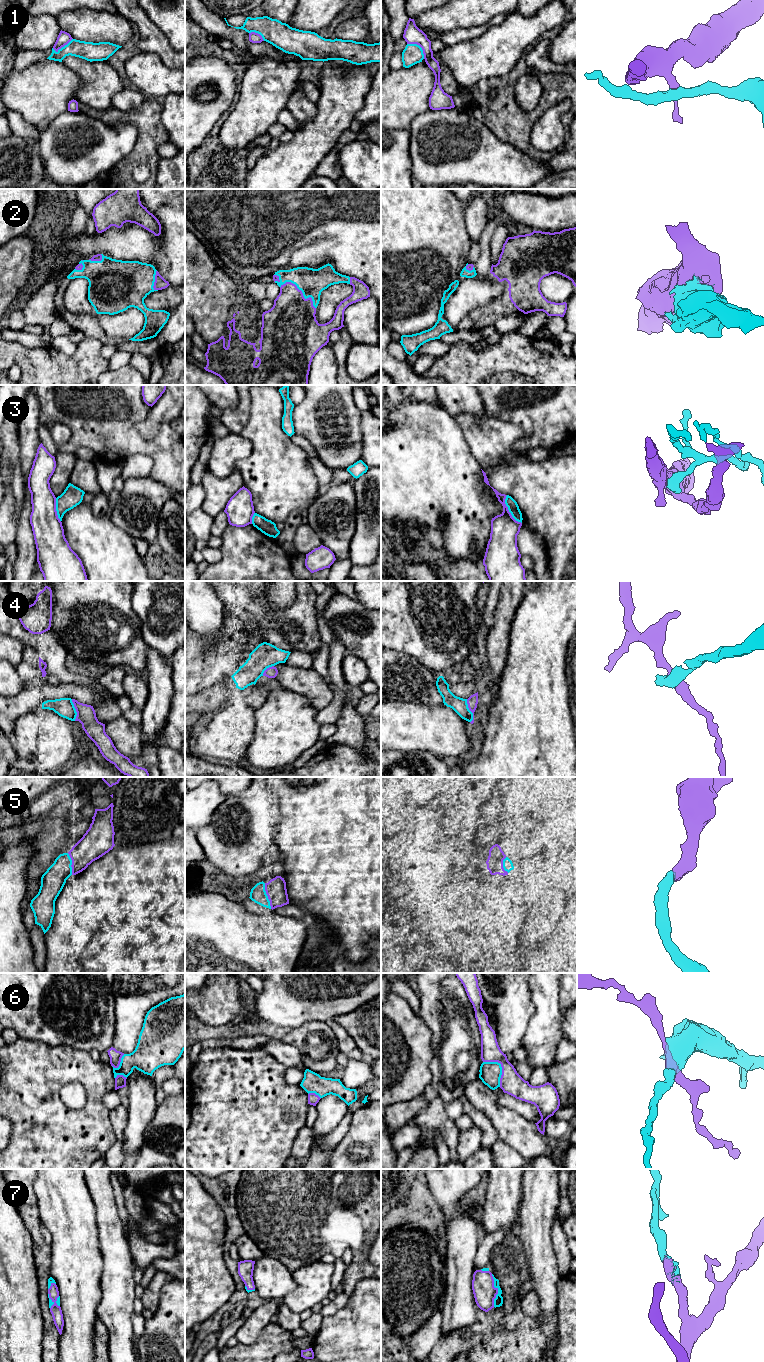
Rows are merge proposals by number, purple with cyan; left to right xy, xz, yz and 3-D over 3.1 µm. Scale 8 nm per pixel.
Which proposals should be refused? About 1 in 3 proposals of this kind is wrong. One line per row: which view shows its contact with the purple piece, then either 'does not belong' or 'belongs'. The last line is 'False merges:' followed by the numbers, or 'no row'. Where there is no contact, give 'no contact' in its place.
1: meets purple in yz; does not belong
2: meets purple in xz; belongs
3: meets purple in yz; does not belong
4: meets purple in yz; does not belong
5: meets purple in xz; belongs
6: meets purple in yz; does not belong
7: meets purple in yz; belongs
False merges: 1, 3, 4, 6

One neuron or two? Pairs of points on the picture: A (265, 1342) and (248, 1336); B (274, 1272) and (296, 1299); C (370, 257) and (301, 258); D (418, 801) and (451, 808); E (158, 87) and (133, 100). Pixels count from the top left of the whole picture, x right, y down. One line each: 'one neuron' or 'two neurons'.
A: two neurons
B: two neurons
C: one neuron
D: two neurons
E: two neurons

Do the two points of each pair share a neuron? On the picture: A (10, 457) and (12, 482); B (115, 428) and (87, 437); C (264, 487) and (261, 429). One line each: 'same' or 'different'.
A: same
B: same
C: same

